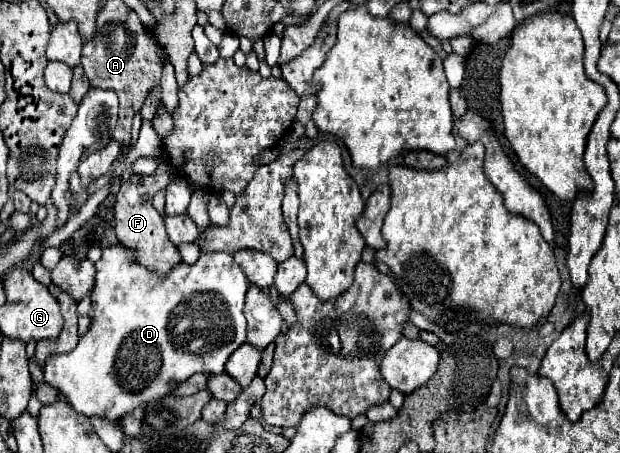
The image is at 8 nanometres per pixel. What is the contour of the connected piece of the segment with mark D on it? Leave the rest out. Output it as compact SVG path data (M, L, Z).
M118 243L104 248L102 258L94 266L96 284L90 294L90 330L70 354L50 356L44 366L44 380L58 388L76 412L118 422L118 418L132 412L136 406L170 394L174 384L196 372L224 372L230 354L246 342L246 318L242 308L250 282L242 268L232 260L232 254L200 254L196 264L178 264L166 278L160 278L154 276L154 272L140 268L140 264L132 260L132 252Z

